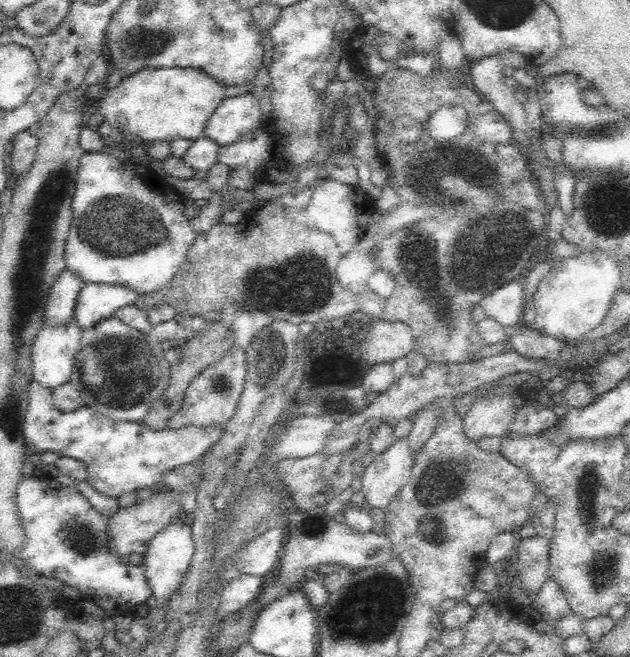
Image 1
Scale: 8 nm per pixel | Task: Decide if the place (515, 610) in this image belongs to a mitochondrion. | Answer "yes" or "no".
no

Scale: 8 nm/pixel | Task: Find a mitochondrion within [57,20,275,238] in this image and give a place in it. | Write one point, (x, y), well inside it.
(141, 41)

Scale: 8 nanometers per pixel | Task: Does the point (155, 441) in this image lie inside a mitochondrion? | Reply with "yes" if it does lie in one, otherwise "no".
no

